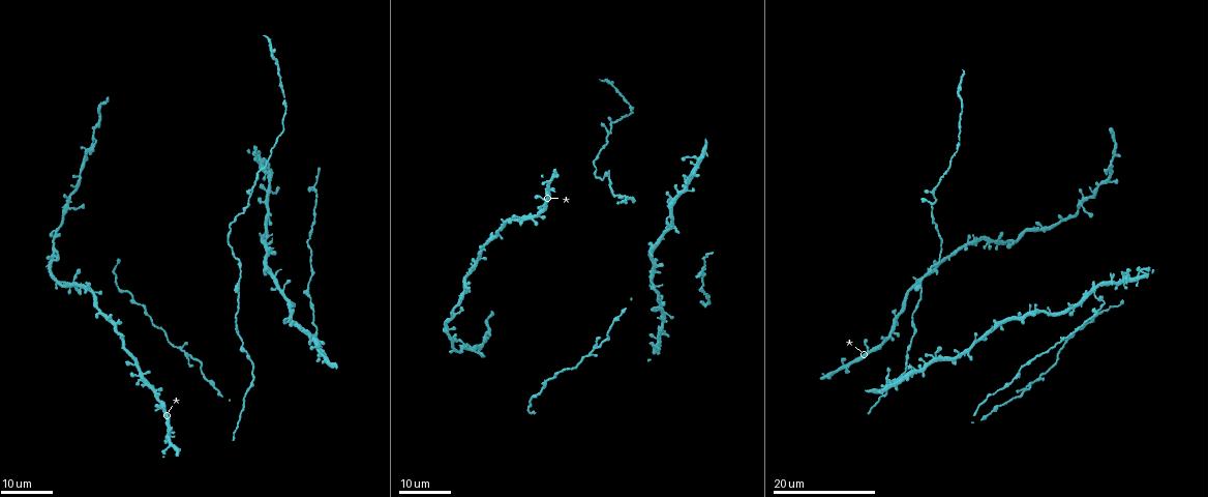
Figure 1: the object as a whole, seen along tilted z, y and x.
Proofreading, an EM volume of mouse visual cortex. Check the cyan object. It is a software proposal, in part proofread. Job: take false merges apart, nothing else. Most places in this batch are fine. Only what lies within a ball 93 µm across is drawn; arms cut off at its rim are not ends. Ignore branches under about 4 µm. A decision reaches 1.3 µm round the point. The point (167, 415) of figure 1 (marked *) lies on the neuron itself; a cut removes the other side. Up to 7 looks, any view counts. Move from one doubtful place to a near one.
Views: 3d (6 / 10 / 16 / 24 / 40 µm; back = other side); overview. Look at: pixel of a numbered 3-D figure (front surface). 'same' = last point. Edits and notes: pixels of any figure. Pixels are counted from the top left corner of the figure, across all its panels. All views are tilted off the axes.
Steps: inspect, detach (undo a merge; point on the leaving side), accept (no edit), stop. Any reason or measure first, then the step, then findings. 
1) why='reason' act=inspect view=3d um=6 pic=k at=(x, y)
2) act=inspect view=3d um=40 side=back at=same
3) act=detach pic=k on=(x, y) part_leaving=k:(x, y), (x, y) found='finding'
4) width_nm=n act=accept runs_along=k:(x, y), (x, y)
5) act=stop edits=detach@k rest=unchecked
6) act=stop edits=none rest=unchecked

why='a narrow waist' act=inspect view=3d um=24 pic=1 at=(596, 174)

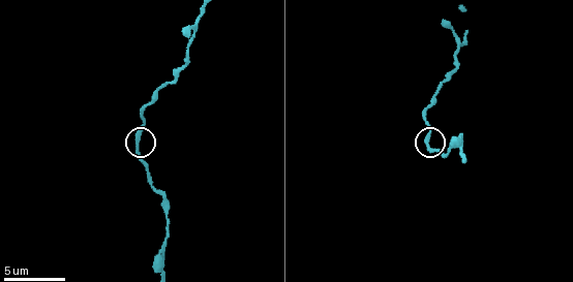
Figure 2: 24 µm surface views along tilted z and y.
act=inspect view=3d um=6 pic=2 at=(136, 146)

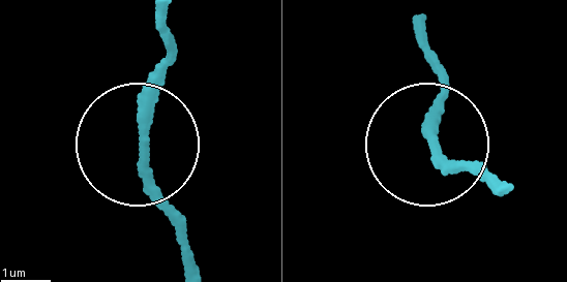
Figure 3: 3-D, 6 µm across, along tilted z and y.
width_nm=170 act=accept runs_along=3:(502, 183), (433, 143), (436, 60) found='continuous, no second neuron'

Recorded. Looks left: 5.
why='four arms meet' act=inspect view=3d um=16 pic=1 at=(1091, 293)

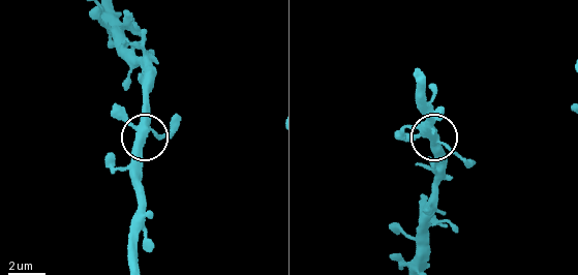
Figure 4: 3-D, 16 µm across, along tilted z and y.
act=inspect view=3d um=6 pic=4 at=(147, 127)

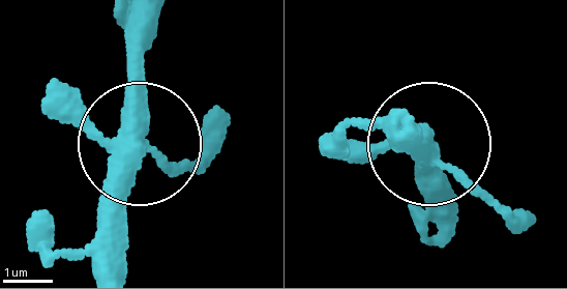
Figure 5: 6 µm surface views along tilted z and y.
act=inspect view=3d um=6 side=back pic=5 at=(142, 141)

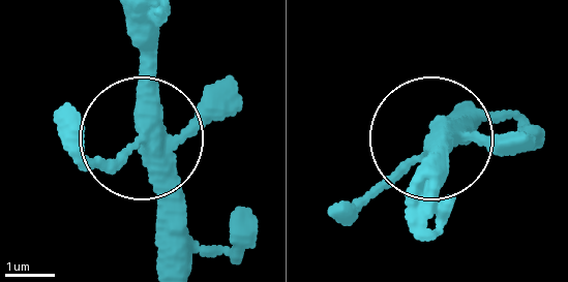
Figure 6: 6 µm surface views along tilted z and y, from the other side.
arms=4 act=accept found='all the same neuron'

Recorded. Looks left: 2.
act=inspect view=3d um=24 pic=1 at=(936, 361)

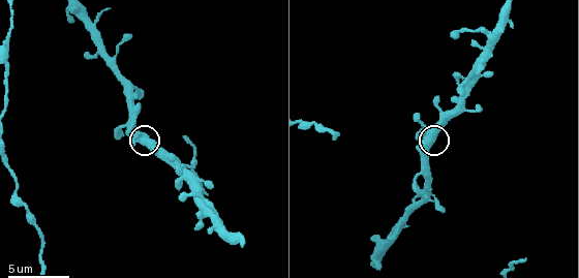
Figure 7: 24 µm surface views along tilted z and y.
act=inspect view=3d um=6 pic=7 at=(436, 135)

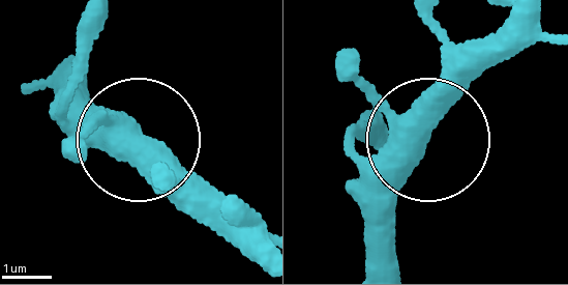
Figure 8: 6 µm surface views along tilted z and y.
act=accept found='all the same neuron'

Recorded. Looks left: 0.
act=stop edits=none rest=unchecked

